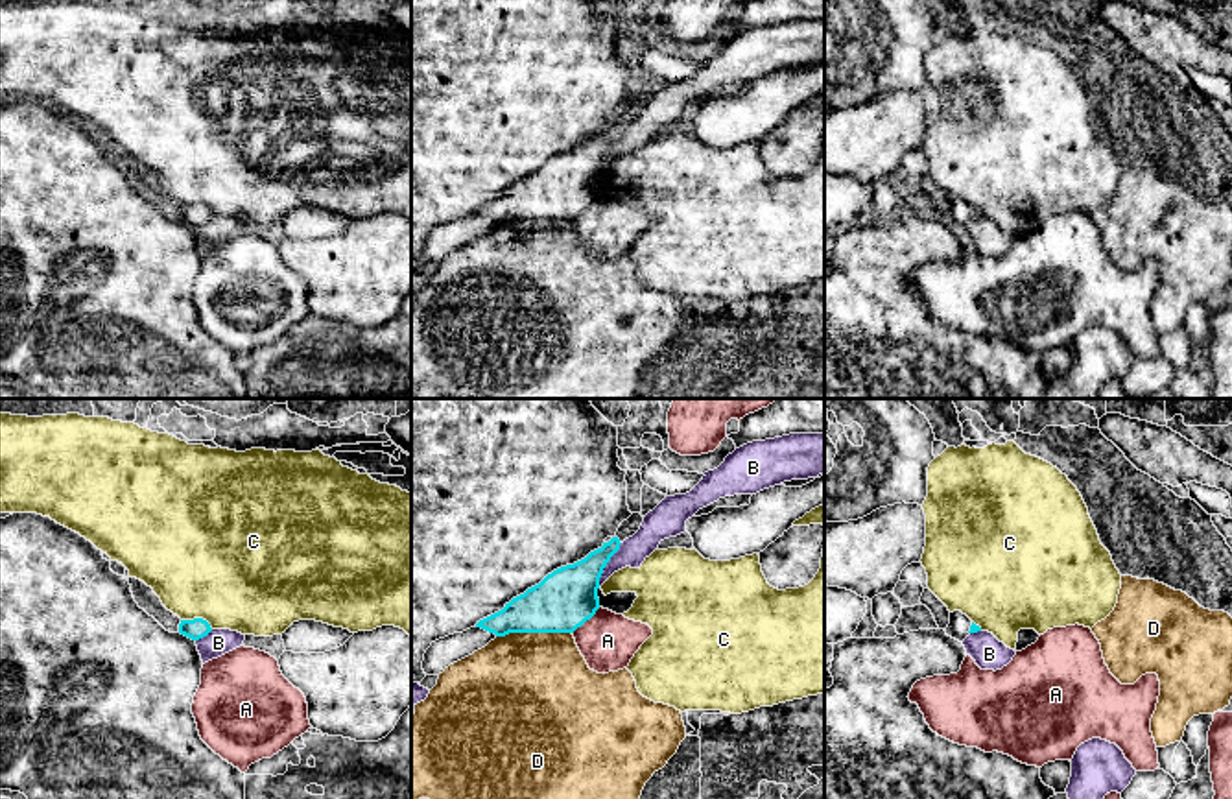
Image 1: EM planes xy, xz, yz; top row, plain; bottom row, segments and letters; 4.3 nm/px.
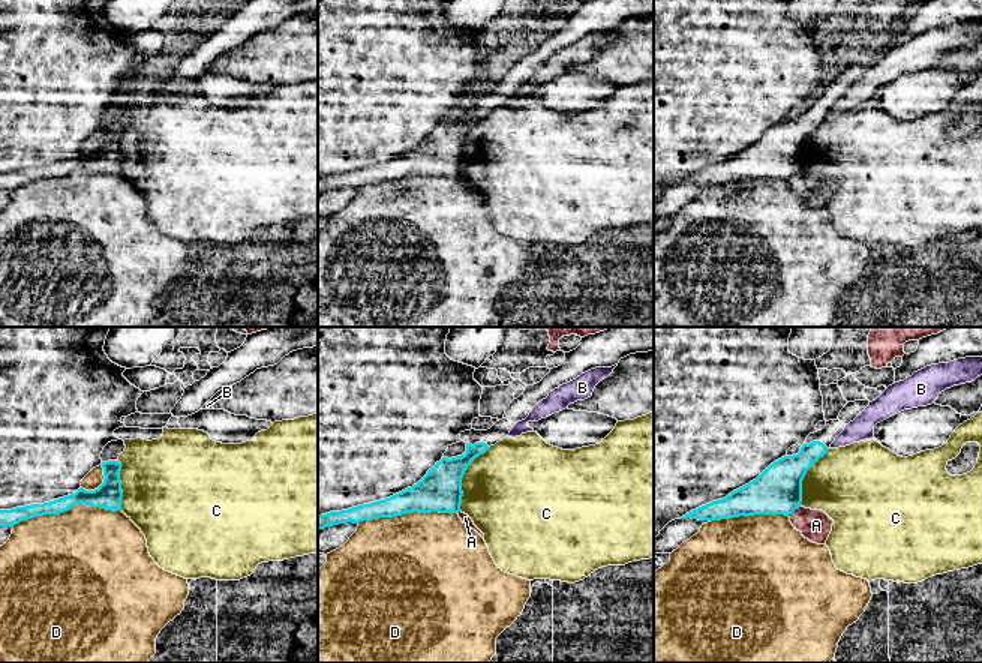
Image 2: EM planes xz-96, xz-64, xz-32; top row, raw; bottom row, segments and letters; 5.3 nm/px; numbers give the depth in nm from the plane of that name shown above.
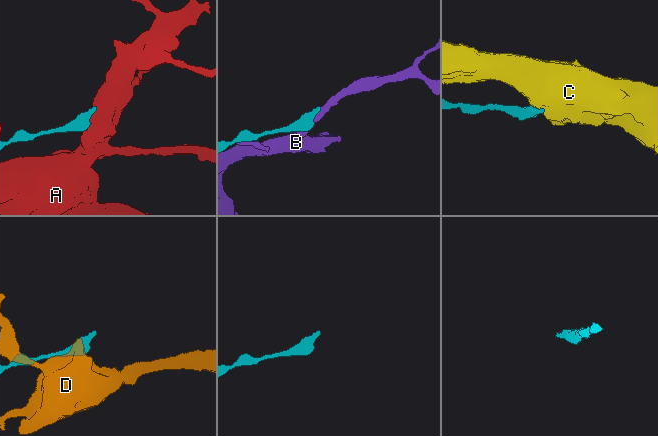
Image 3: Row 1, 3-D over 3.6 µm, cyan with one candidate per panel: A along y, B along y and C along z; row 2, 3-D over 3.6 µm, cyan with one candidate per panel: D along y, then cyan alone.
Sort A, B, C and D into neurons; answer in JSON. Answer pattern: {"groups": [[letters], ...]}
{"groups": [["A"], ["B"], ["C"], ["D"]]}

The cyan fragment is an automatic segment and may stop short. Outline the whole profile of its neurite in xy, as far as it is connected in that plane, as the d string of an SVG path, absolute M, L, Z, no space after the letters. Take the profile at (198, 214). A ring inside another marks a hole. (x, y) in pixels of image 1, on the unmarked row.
M203 205L181 207L179 210L179 220L192 227L199 227L207 223L210 218L212 218L210 210Z

